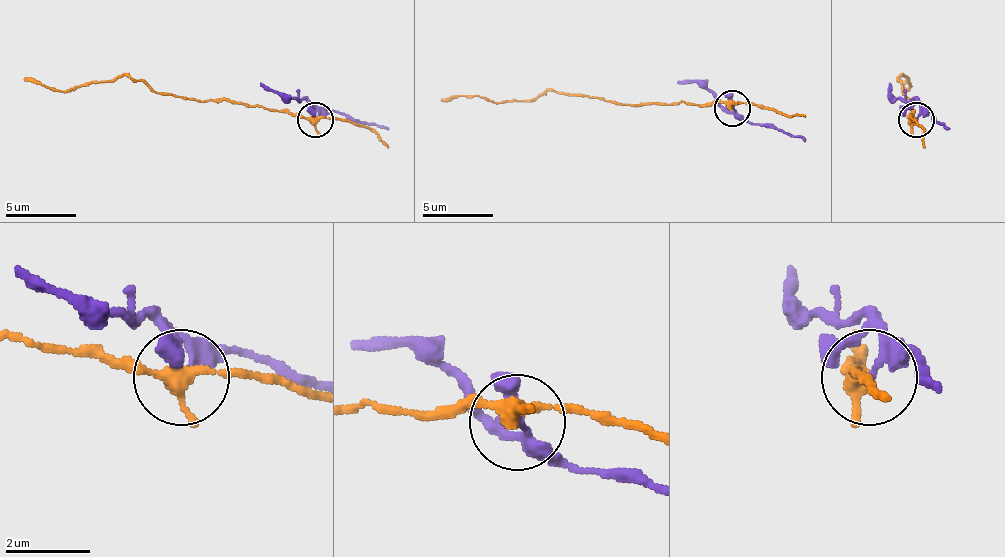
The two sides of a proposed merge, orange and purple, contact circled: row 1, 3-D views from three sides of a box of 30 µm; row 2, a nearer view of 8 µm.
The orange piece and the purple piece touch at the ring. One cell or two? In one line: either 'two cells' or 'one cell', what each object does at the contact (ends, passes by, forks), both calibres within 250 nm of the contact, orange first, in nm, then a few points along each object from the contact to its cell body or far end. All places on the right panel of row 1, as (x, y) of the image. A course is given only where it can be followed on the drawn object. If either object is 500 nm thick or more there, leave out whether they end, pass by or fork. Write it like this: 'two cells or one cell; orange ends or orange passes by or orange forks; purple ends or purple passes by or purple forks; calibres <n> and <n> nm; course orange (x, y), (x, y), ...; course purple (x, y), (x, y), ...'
two cells; orange forks; purple passes by; calibres 280 and 200 nm; course orange (915, 118), (911, 101), (897, 79), (908, 79), (908, 90), (904, 90), (908, 76); course purple (915, 118), (933, 111), (940, 122), (950, 129)

